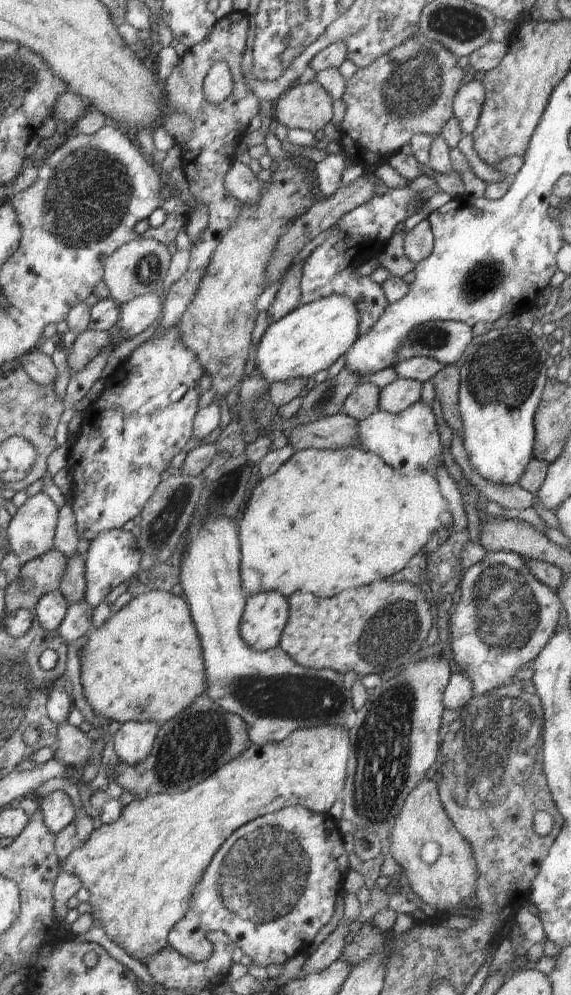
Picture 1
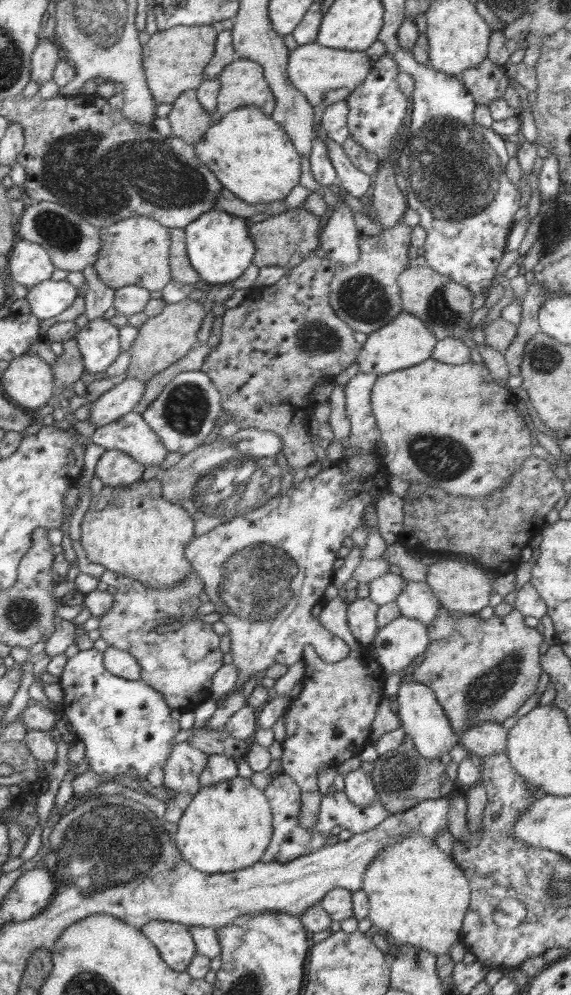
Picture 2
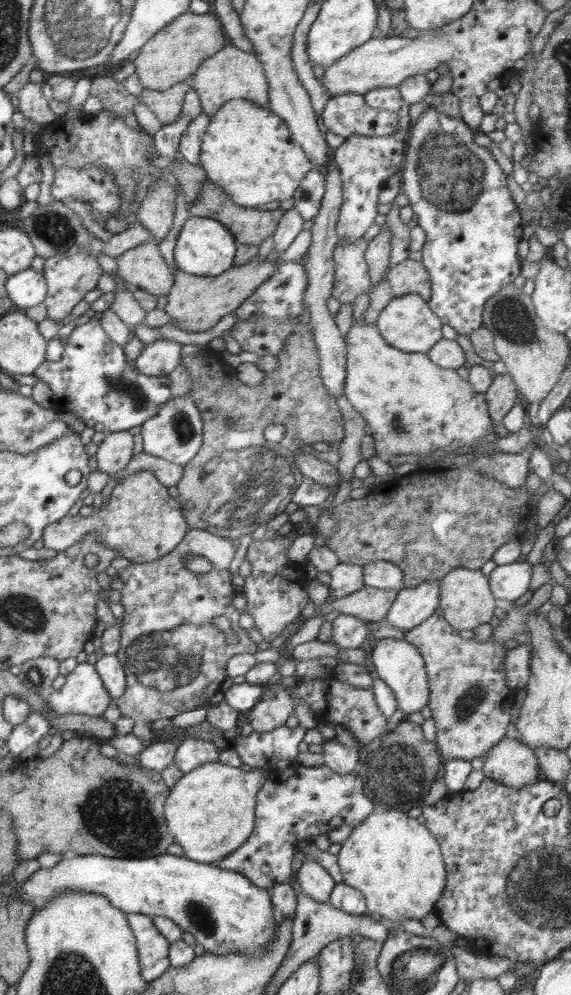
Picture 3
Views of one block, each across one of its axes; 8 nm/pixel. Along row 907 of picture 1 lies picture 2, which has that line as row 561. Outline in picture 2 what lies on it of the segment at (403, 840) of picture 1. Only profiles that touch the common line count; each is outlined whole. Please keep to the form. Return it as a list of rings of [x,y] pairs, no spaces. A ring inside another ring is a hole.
[[[440,554],[437,557],[428,555],[424,558],[428,569],[425,581],[434,595],[438,597],[442,608],[448,611],[478,614],[479,611],[488,606],[495,580],[488,577],[487,573],[468,561],[441,558]]]

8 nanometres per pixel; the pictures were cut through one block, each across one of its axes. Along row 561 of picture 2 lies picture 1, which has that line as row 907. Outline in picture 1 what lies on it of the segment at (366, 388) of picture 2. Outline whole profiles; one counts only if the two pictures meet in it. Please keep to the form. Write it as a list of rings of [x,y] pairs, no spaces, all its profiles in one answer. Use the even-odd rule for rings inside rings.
[[[288,806],[282,808],[282,810],[276,810],[276,812],[271,812],[248,822],[248,824],[236,830],[230,838],[227,838],[224,844],[218,849],[218,852],[212,857],[210,864],[208,864],[206,870],[204,870],[204,874],[202,874],[202,880],[194,886],[194,894],[190,898],[188,912],[186,912],[168,933],[168,945],[174,950],[177,950],[182,956],[190,958],[190,936],[192,934],[196,934],[196,932],[202,932],[202,934],[204,932],[222,932],[238,948],[243,950],[243,954],[247,954],[248,958],[251,958],[251,963],[258,966],[267,967],[272,964],[284,964],[294,954],[308,954],[308,949],[316,934],[318,934],[318,931],[322,930],[322,926],[326,926],[332,920],[332,916],[334,916],[334,902],[338,900],[338,894],[343,889],[344,878],[347,875],[347,871],[355,865],[343,845],[344,841],[340,835],[339,823],[329,813],[318,814],[303,806]]]

